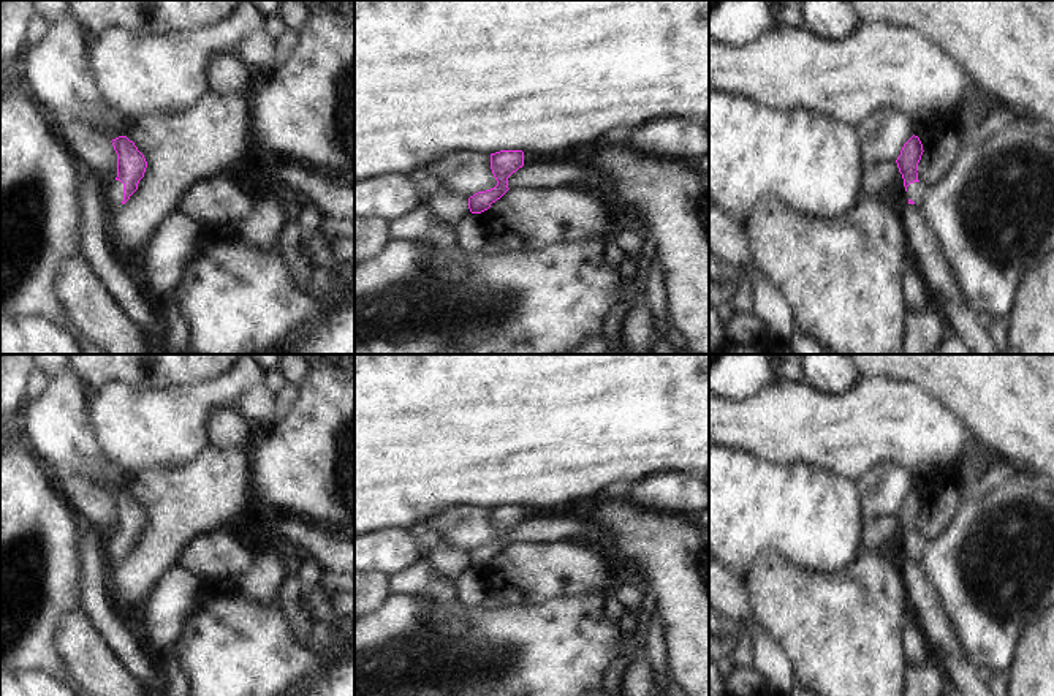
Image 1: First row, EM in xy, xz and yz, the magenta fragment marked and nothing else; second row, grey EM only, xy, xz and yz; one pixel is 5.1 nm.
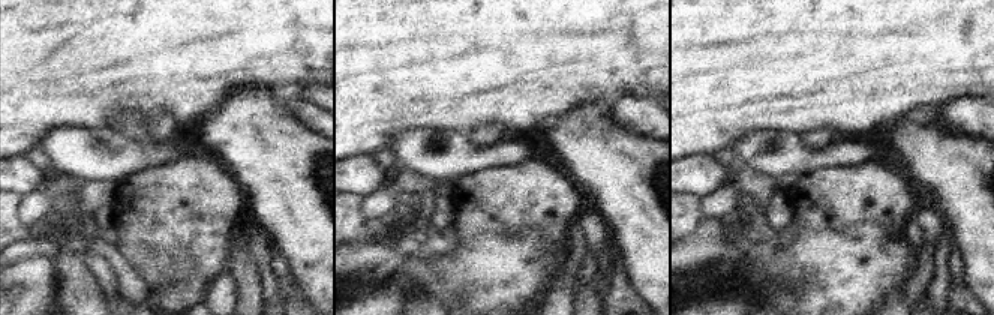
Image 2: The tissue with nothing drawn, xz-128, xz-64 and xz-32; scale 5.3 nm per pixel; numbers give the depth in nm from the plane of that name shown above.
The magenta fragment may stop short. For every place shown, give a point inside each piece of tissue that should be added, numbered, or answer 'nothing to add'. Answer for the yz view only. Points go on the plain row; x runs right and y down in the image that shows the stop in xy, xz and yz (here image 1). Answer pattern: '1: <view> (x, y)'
1: yz (993, 568)

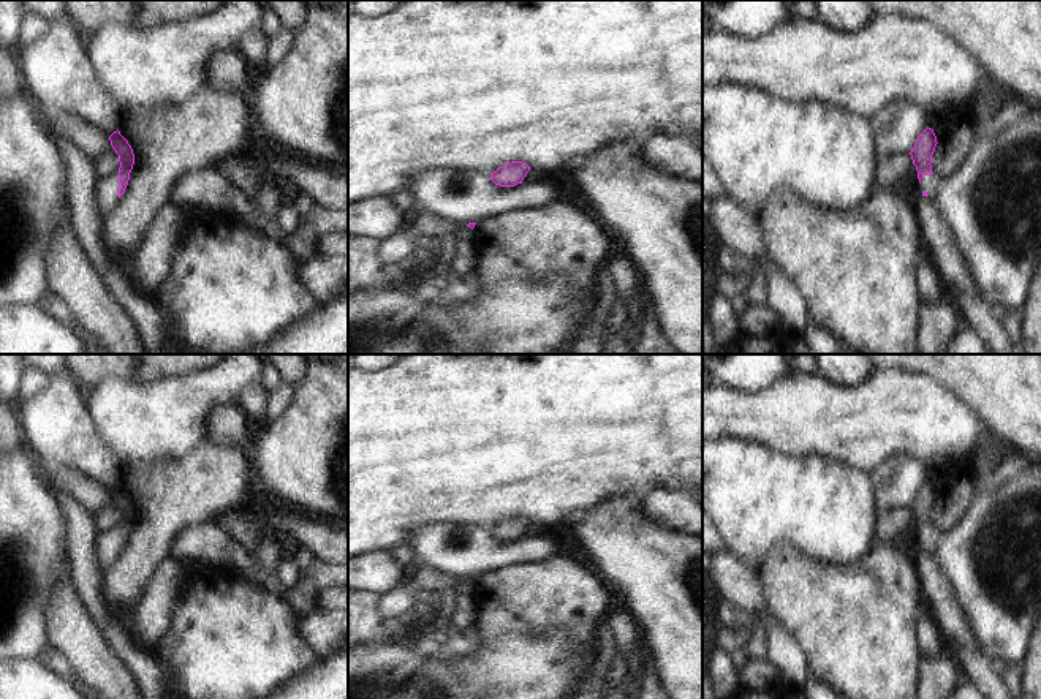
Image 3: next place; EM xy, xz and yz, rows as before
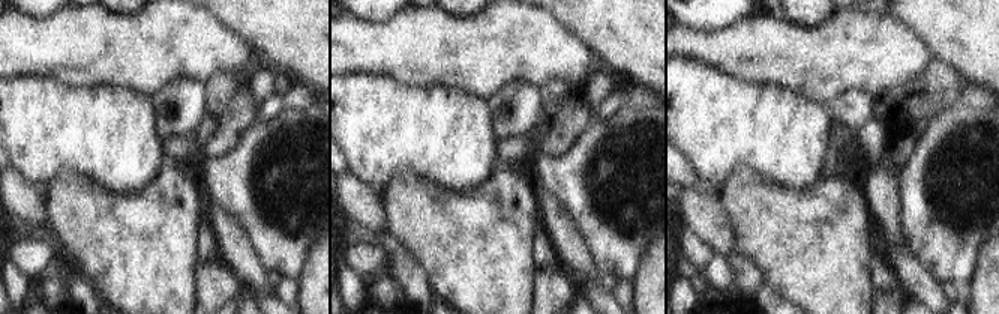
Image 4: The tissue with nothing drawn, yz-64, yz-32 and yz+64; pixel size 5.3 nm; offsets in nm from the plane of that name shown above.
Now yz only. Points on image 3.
1: yz (992, 559)

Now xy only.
1: xy (106, 544)

